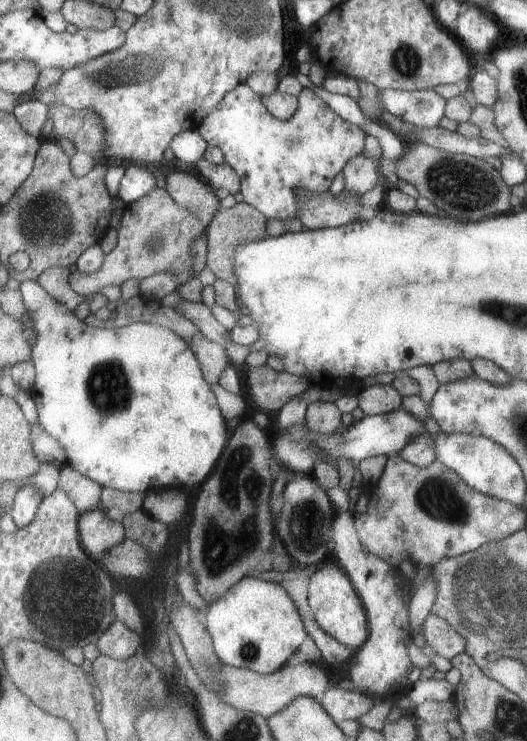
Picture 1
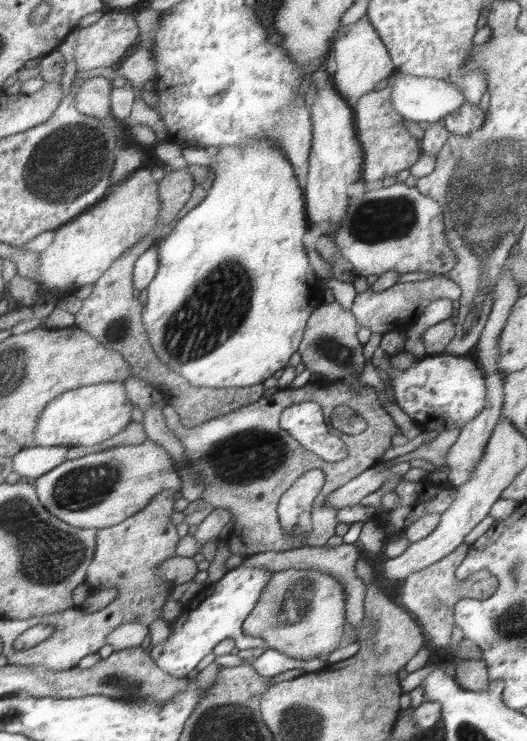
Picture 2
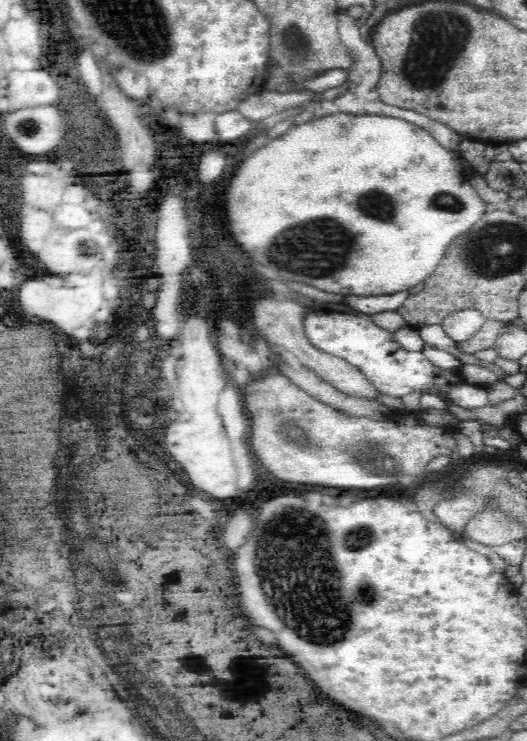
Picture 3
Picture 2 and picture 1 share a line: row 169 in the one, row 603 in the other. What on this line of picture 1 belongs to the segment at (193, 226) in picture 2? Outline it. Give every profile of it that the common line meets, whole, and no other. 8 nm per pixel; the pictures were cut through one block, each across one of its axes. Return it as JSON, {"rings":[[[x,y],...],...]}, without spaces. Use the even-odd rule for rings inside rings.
{"rings":[[[245,578],[233,586],[225,598],[207,604],[203,612],[205,626],[215,638],[215,648],[225,666],[253,670],[263,676],[277,674],[287,660],[301,648],[309,632],[299,606],[285,586],[259,578]]]}

